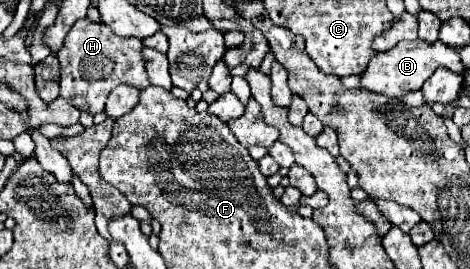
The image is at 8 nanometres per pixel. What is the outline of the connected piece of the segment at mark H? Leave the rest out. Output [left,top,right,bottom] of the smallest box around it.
[57,19,149,113]

